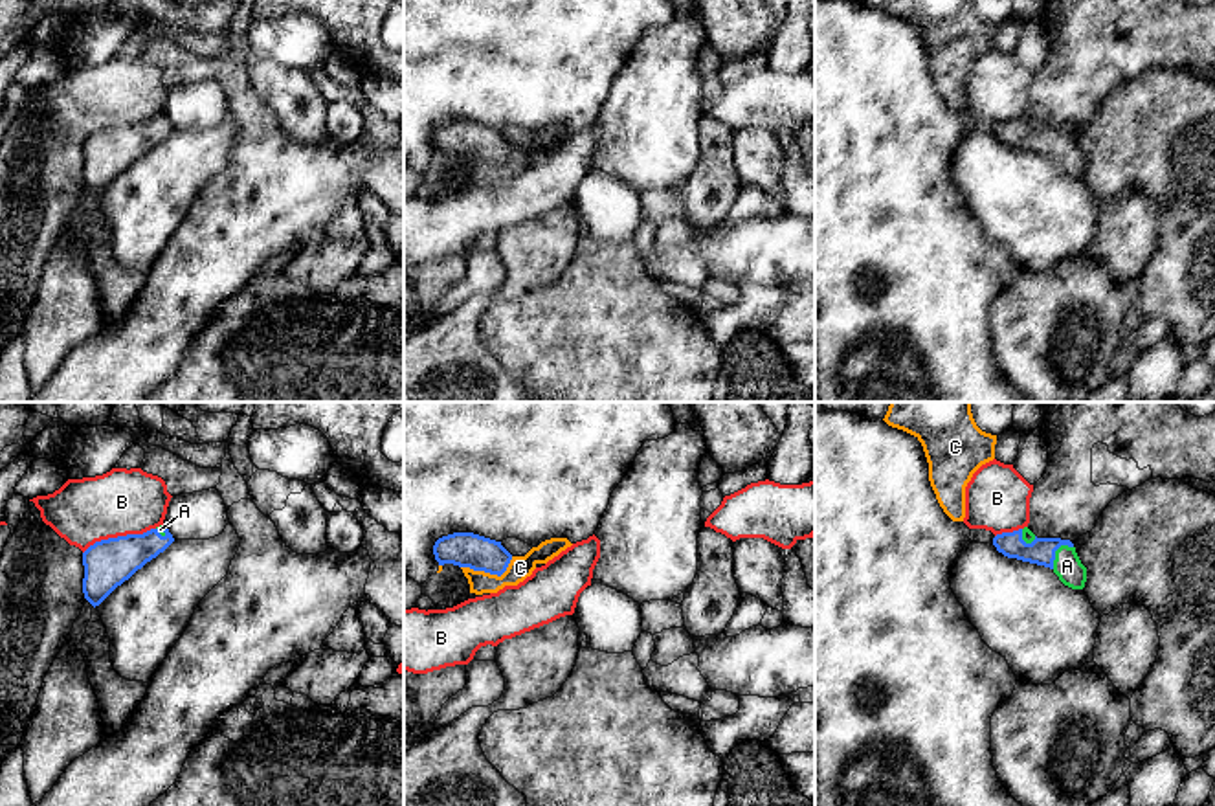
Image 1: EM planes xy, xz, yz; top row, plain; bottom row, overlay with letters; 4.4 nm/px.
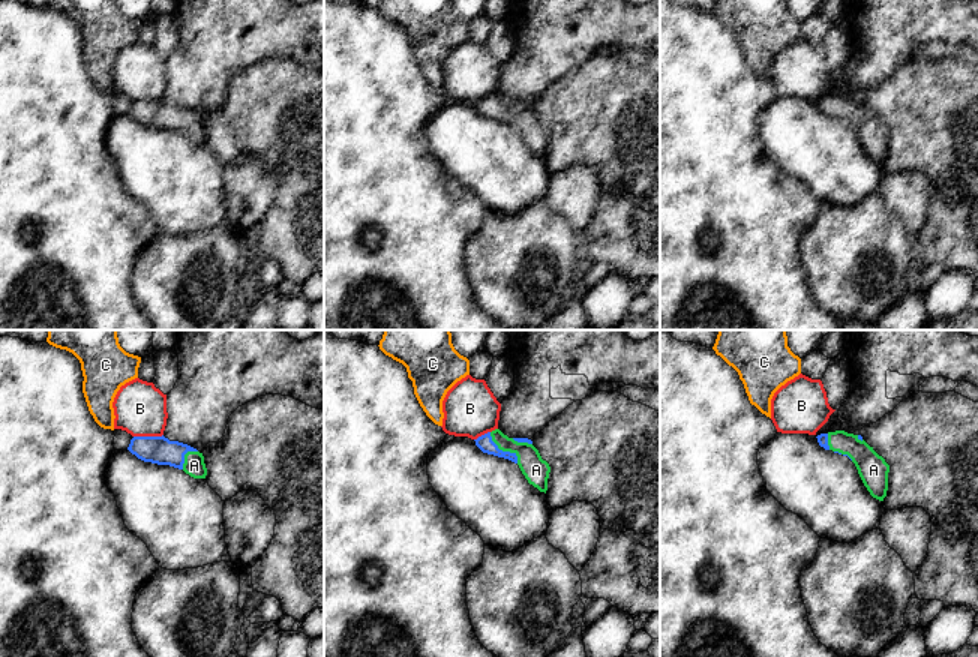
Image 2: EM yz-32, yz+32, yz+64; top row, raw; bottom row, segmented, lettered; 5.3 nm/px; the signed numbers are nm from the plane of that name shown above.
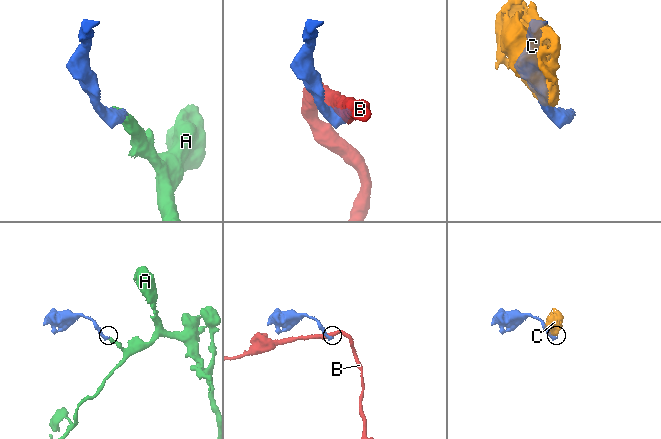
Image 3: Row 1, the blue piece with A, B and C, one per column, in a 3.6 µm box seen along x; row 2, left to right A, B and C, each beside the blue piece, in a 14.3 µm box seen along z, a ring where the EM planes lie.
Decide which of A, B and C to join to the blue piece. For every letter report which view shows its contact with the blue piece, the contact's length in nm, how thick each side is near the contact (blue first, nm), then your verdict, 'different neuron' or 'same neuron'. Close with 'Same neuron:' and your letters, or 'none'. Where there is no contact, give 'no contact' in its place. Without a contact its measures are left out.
A: meets blue in yz; contact 140 nm long; 120 nm thick on the blue side, 120 nm on the other; same neuron
B: meets blue in xy; contact 340 nm long; 200 nm thick on the blue side, 300 nm on the other; different neuron
C: meets blue in xz; contact 240 nm long; 160 nm thick on the blue side, 100 nm on the other; different neuron
Same neuron: A

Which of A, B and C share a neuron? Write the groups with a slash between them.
A / B / C

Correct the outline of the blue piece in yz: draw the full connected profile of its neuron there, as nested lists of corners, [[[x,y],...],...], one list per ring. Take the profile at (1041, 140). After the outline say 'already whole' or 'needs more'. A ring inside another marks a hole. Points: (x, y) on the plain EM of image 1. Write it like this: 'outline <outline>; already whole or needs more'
outline [[[1024,116],[1013,121],[997,123],[993,134],[1008,147],[1050,156],[1059,169],[1072,178],[1085,176],[1087,156],[1081,152],[1070,129],[1037,127]]]; needs more

